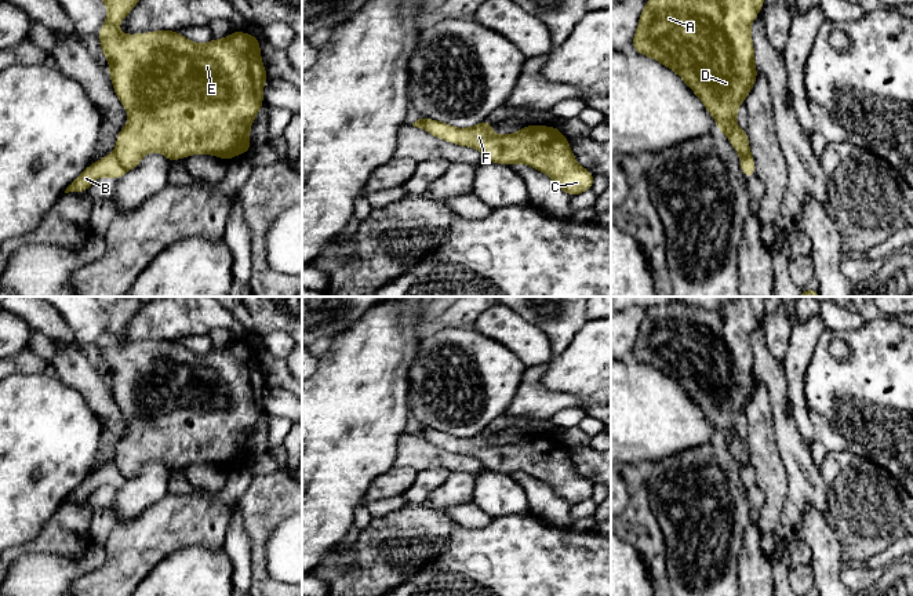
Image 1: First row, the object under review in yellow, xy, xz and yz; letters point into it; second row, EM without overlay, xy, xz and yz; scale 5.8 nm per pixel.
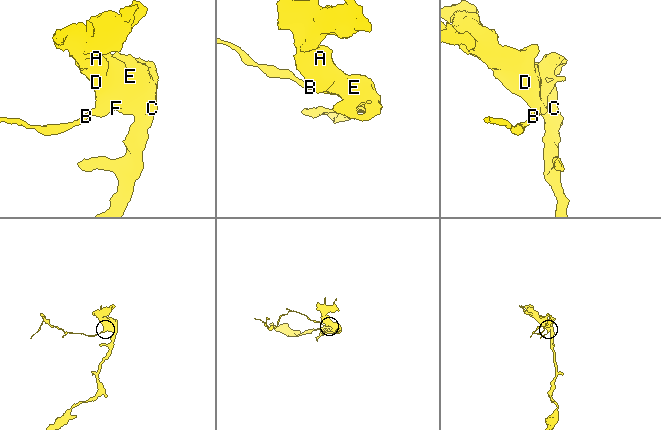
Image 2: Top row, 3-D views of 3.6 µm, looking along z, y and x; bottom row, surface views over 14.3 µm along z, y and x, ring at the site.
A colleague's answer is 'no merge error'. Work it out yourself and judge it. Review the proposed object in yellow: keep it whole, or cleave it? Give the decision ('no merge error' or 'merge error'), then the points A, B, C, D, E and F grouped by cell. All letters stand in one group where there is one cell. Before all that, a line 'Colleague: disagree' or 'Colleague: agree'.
Colleague: disagree
merge error | A C D E F / B

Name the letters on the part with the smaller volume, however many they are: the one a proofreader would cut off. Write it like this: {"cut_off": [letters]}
{"cut_off": ["B"]}

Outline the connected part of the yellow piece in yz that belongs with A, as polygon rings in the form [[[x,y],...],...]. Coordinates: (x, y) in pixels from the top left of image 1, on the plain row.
[[[734,297],[719,309],[703,309],[681,304],[648,308],[640,324],[639,337],[632,349],[636,361],[651,366],[673,378],[699,406],[706,419],[714,426],[719,440],[728,444],[741,465],[752,465],[748,441],[736,436],[738,414],[749,404],[756,386],[750,334],[764,313],[763,297]]]

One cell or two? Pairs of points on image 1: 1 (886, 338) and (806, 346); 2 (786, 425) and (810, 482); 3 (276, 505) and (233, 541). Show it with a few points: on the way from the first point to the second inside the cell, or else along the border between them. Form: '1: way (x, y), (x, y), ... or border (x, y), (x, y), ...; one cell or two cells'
1: border (825, 329), (804, 375); two cells
2: way (788, 439), (800, 468); one cell
3: border (239, 502), (253, 563); two cells

